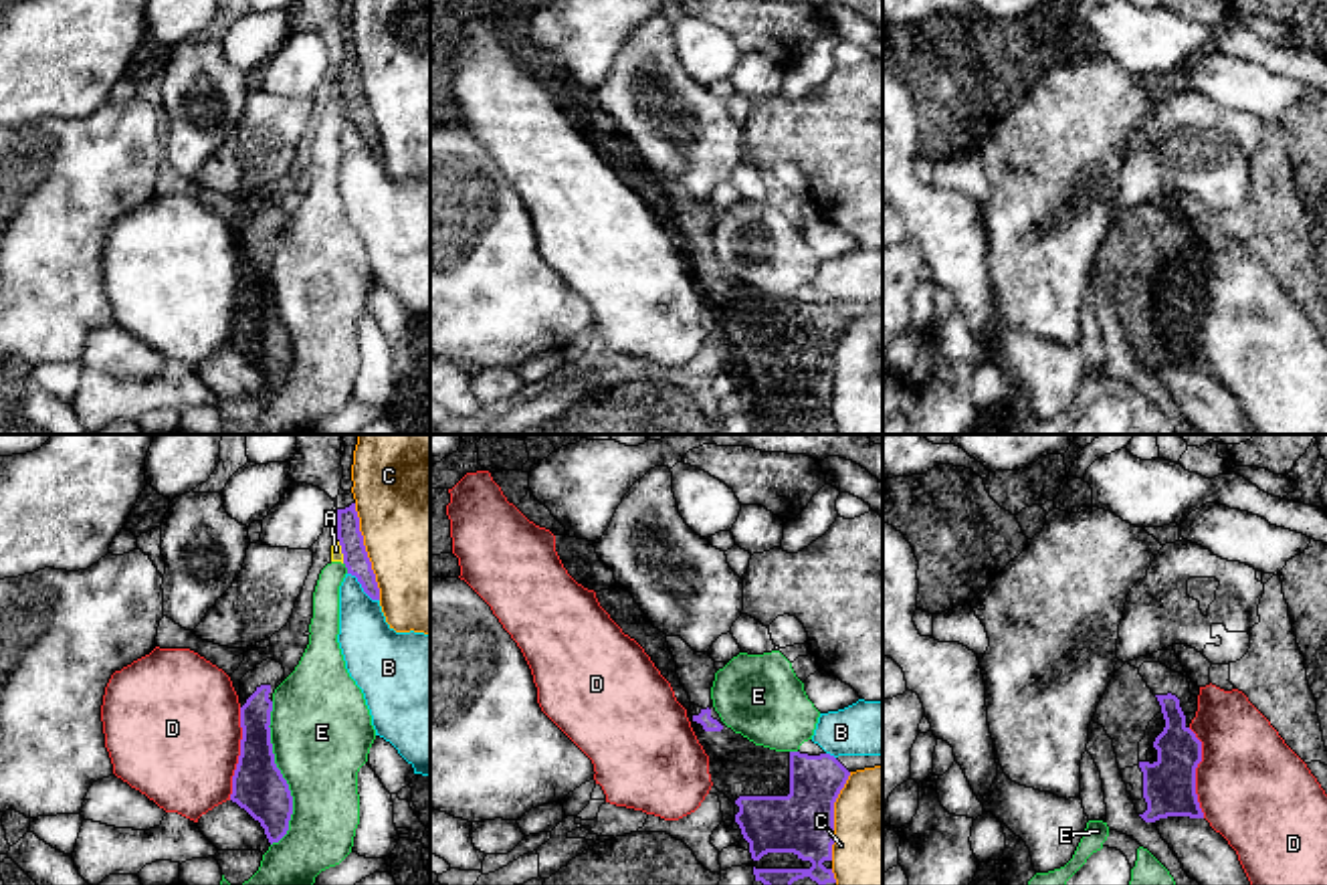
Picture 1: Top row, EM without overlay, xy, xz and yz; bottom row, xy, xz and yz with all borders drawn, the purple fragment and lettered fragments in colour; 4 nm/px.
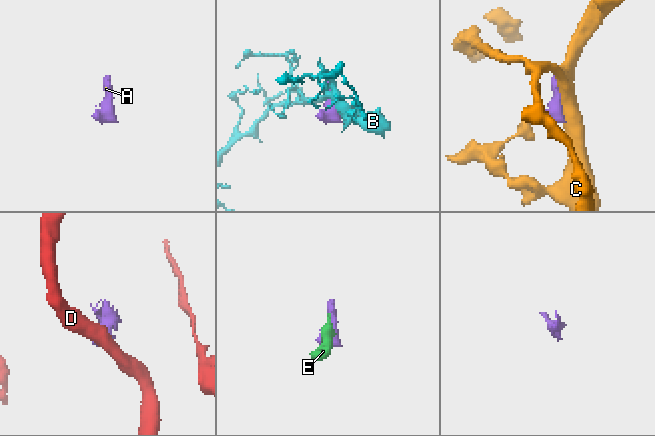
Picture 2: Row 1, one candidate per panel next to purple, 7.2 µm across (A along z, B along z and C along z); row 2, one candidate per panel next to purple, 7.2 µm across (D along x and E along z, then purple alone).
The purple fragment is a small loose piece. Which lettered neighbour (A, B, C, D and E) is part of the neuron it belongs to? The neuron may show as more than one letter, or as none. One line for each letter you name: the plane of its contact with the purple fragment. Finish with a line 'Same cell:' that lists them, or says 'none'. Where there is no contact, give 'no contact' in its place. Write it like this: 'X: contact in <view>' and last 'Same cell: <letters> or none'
Same cell: none

